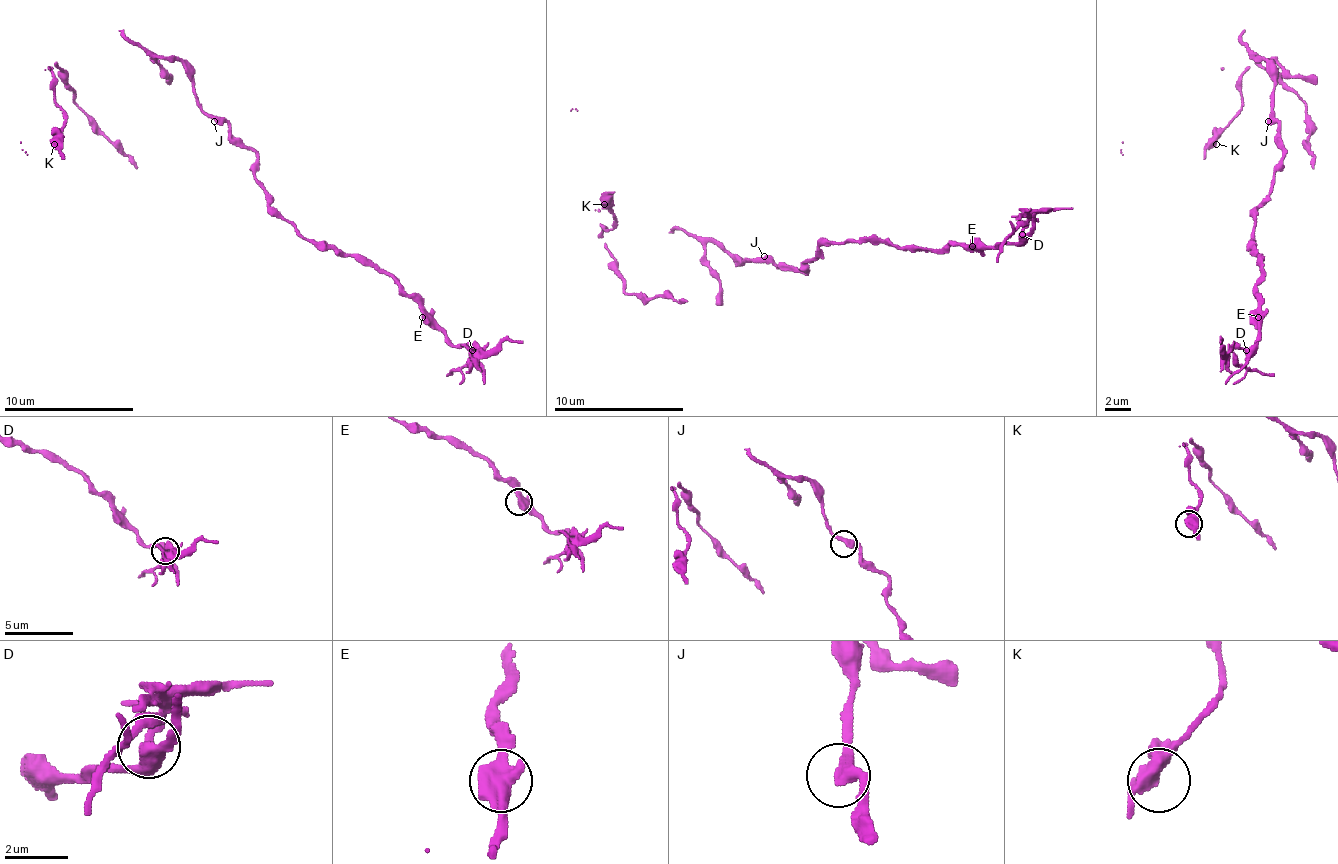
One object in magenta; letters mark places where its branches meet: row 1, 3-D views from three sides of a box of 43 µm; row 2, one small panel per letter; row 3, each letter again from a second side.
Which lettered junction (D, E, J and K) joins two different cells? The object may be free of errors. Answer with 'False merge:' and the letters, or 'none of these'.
False merge: D

